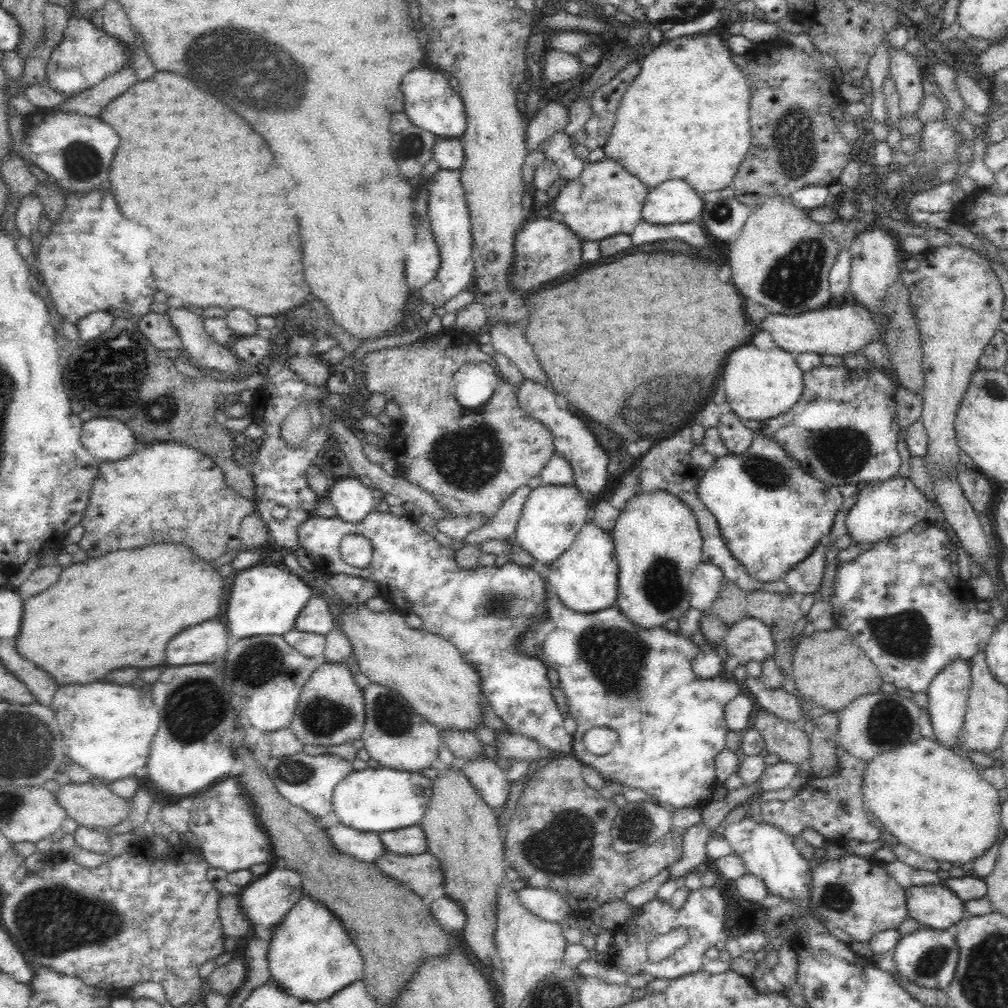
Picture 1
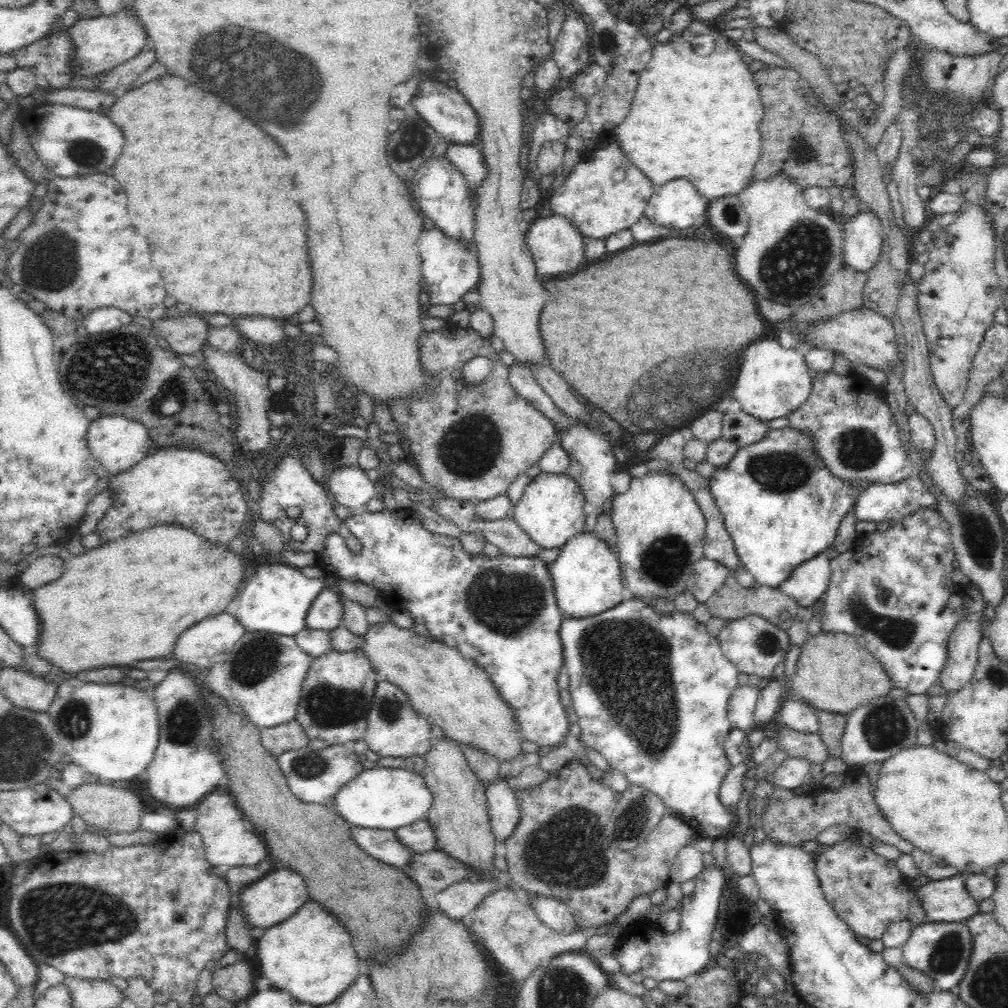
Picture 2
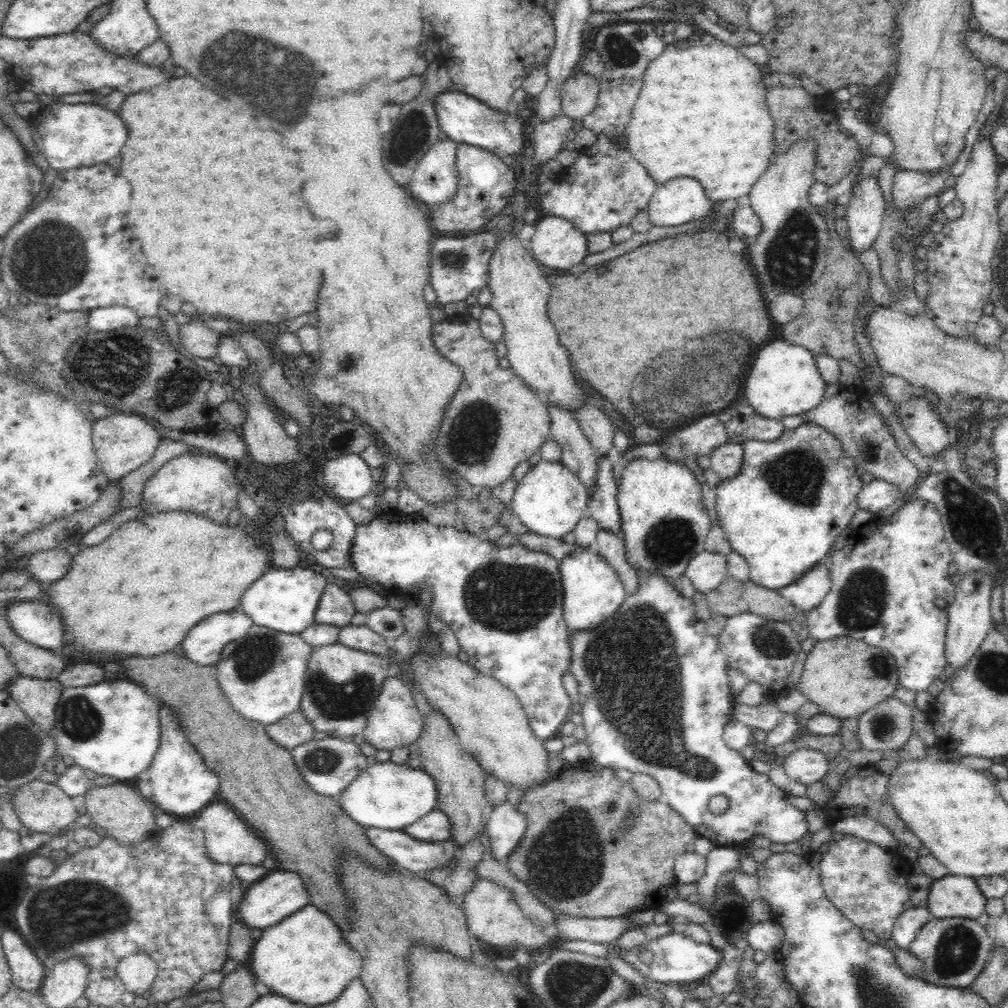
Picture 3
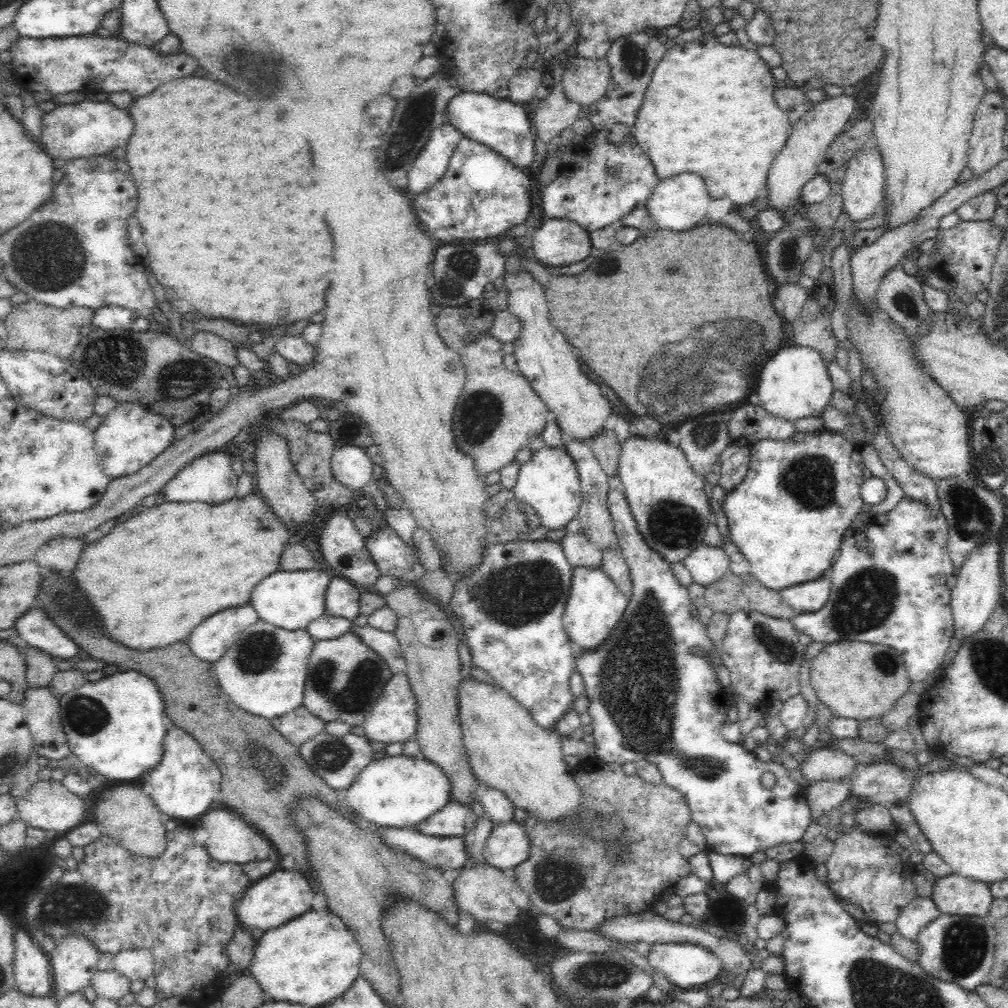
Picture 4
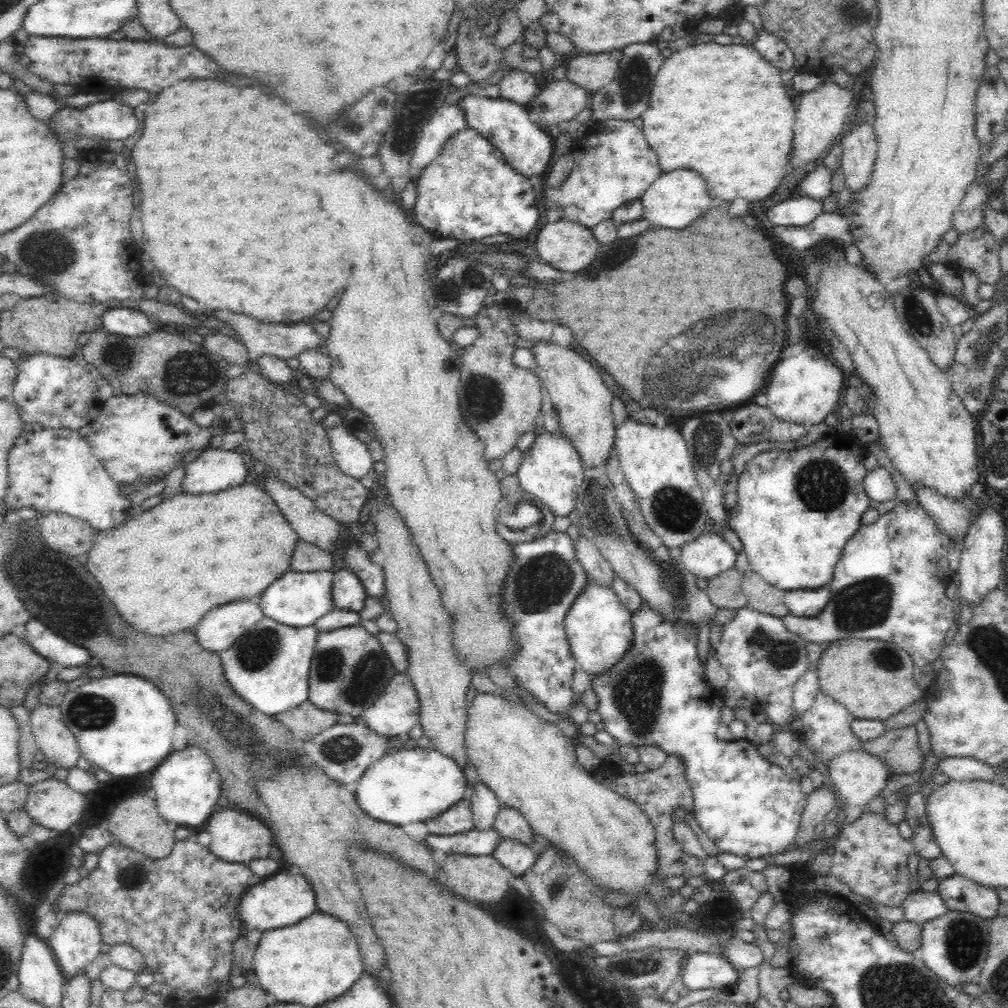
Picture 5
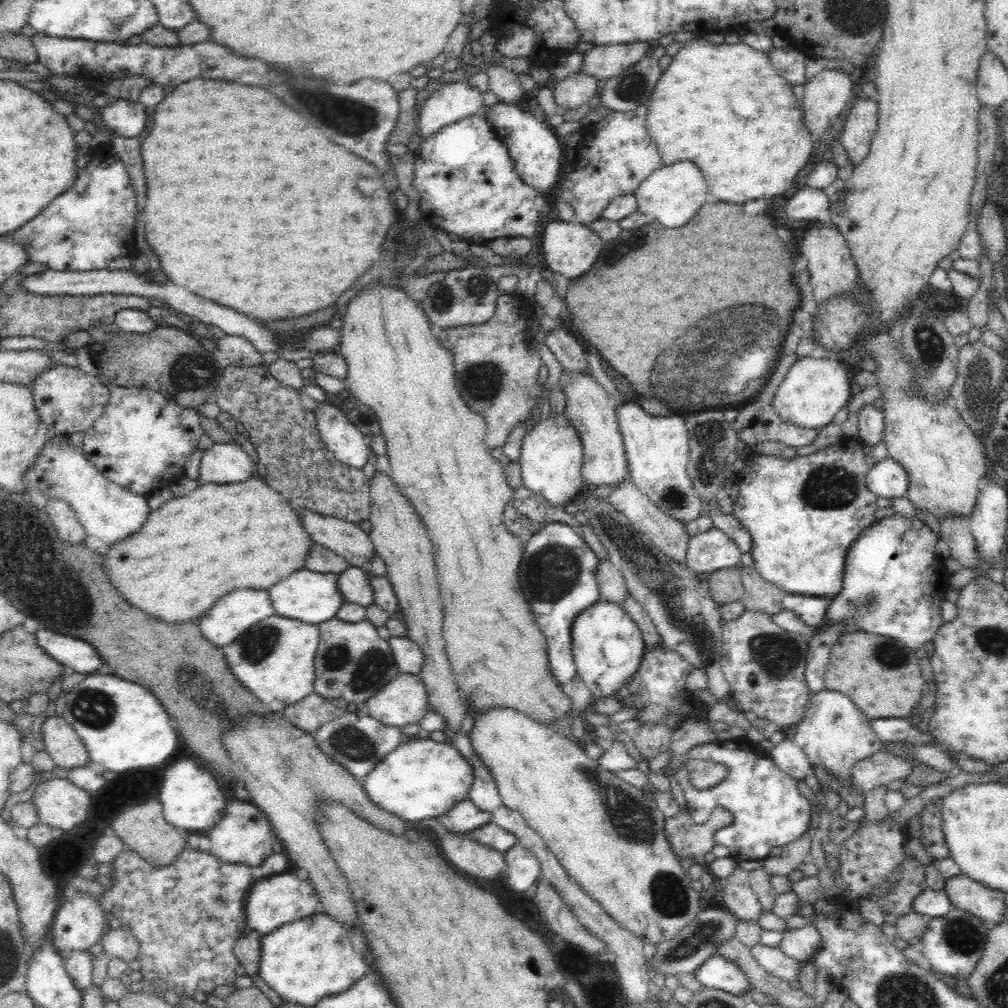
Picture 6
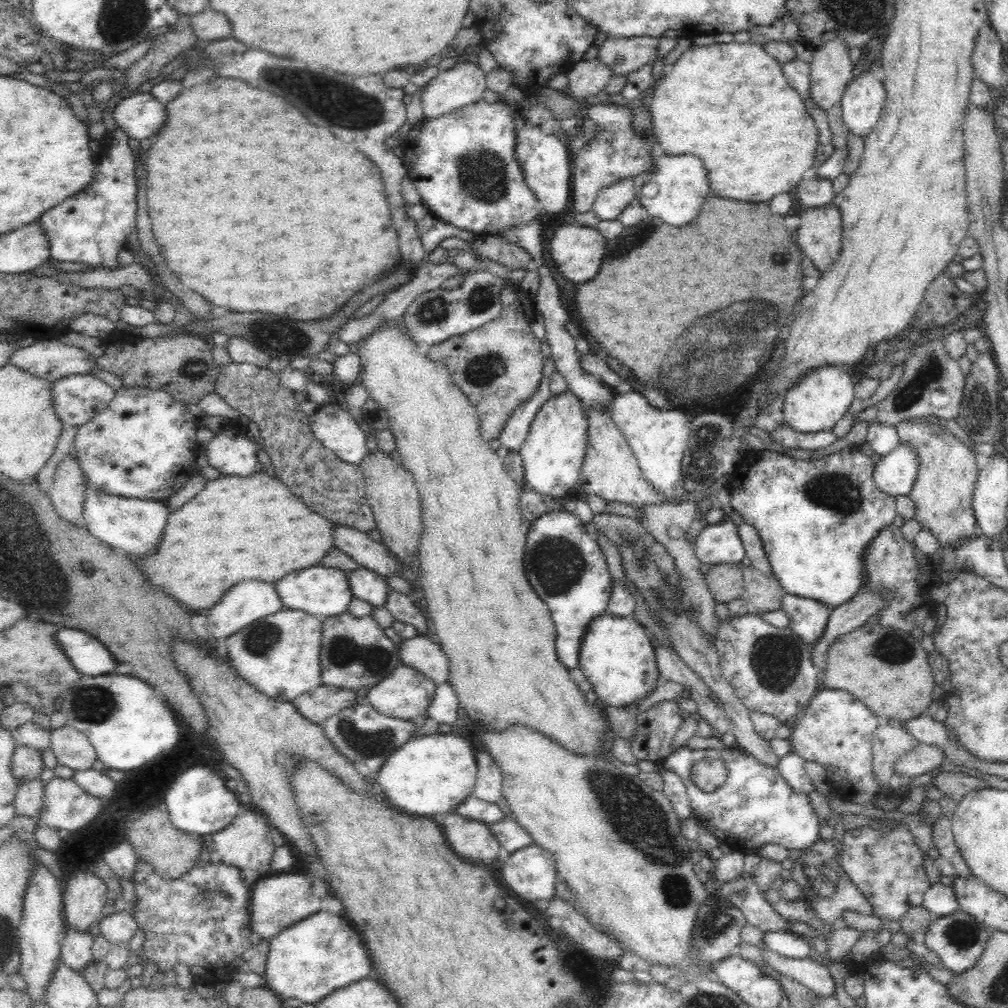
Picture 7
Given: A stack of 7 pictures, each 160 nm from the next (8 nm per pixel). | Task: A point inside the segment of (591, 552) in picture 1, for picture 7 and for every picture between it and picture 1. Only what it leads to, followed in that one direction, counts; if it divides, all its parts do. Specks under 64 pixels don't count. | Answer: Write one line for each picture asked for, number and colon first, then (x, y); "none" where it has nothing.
2: (587, 577)
3: (592, 591)
4: (595, 604)
5: (597, 625)
6: (607, 645)
7: (616, 657)

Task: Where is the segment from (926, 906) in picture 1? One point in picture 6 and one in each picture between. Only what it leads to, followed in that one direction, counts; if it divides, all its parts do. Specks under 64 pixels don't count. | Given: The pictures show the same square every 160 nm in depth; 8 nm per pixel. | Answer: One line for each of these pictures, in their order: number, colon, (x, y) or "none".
2: (946, 900)
3: (951, 896)
4: (953, 895)
5: (959, 894)
6: (987, 903)

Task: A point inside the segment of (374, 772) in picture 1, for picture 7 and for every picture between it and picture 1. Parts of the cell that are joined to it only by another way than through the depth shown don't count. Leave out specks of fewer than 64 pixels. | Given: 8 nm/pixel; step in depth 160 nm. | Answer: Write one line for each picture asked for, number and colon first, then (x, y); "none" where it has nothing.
2: (385, 798)
3: (391, 796)
4: (399, 791)
5: (412, 785)
6: (420, 779)
7: (430, 774)

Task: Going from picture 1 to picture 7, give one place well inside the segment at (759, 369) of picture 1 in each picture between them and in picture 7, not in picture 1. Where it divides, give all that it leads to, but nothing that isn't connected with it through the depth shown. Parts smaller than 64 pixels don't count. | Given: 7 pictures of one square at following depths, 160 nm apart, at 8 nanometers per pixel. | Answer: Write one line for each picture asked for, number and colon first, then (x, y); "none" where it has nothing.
2: (773, 381)
3: (784, 380)
4: (793, 384)
5: (804, 386)
6: (812, 392)
7: (816, 402)

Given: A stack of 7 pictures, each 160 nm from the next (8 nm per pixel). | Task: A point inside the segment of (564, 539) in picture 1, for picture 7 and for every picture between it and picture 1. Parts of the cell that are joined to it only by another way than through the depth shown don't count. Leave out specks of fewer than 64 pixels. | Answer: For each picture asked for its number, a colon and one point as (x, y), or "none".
2: (551, 511)
3: (550, 500)
4: (548, 483)
5: (551, 471)
6: (551, 460)
7: (554, 451)

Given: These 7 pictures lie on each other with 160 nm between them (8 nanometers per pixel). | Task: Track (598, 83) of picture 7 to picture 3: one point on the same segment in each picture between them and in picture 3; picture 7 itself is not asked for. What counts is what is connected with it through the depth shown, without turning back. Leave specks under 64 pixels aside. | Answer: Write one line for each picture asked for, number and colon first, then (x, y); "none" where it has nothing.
3: (549, 137)
4: (551, 115)
5: (561, 100)
6: (577, 89)

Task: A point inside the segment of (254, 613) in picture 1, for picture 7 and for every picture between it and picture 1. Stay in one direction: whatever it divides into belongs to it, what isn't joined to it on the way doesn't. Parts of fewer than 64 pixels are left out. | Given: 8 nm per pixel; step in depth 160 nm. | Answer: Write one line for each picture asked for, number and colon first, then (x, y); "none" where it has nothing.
2: (276, 598)
3: (284, 599)
4: (291, 600)
5: (298, 599)
6: (312, 597)
7: (319, 591)

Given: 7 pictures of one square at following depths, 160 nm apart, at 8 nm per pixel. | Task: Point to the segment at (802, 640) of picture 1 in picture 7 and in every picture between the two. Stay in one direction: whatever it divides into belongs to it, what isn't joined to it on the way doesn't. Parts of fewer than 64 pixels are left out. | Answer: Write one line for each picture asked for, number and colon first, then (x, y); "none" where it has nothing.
2: (834, 673)
3: (844, 677)
4: (857, 681)
5: (873, 679)
6: (861, 666)
7: (887, 669)

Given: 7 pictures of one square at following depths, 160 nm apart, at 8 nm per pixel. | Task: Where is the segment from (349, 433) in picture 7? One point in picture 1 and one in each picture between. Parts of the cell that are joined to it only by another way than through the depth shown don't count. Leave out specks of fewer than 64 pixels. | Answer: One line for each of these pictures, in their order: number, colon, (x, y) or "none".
1: (352, 501)
2: (349, 486)
3: (348, 476)
4: (351, 466)
5: (353, 457)
6: (340, 436)

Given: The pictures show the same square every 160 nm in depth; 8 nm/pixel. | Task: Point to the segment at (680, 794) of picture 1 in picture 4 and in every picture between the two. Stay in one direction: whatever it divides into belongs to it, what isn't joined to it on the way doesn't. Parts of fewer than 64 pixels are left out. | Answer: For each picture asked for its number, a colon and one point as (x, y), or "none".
2: (650, 690)
3: (655, 696)
4: (653, 696)

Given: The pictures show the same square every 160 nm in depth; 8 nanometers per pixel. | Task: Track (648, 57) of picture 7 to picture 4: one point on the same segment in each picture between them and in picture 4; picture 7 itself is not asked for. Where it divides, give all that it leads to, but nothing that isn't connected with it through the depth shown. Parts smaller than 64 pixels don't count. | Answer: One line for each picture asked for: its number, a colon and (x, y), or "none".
4: (584, 81)
5: (590, 71)
6: (602, 62)

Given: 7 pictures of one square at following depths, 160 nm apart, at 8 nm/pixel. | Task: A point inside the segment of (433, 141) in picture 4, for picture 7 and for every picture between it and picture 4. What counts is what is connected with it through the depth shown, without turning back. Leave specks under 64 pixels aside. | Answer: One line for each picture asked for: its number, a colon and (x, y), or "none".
5: (448, 120)
6: (453, 101)
7: (451, 89)

